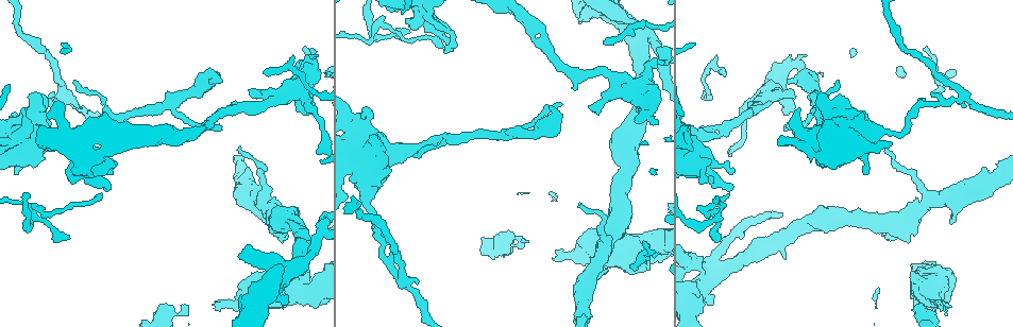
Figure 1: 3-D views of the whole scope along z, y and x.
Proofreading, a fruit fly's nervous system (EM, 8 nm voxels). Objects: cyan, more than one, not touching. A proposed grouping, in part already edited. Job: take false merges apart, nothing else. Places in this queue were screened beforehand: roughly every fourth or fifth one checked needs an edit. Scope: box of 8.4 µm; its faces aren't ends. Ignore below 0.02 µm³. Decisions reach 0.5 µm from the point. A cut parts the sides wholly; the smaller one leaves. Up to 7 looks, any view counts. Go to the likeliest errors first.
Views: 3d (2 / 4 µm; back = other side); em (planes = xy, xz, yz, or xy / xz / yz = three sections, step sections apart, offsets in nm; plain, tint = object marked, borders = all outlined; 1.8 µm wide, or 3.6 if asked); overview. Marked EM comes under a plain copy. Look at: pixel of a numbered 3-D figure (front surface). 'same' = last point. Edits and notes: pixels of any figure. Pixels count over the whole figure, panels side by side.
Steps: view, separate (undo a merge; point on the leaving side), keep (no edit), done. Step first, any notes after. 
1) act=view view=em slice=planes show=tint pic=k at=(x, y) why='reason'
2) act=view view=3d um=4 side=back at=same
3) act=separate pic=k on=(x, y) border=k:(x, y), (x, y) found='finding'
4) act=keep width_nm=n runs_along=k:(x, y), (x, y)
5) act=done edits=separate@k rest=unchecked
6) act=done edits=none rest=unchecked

act=view view=3d um=2 pic=1 at=(962, 94) why='abrupt turn'

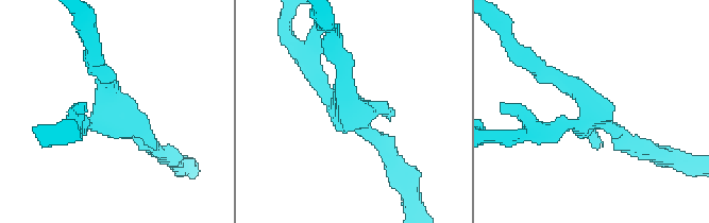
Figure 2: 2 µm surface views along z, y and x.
act=view view=em slice=xy step=16 show=tint pic=2 at=(345, 113) arms=3 why='now the EM'

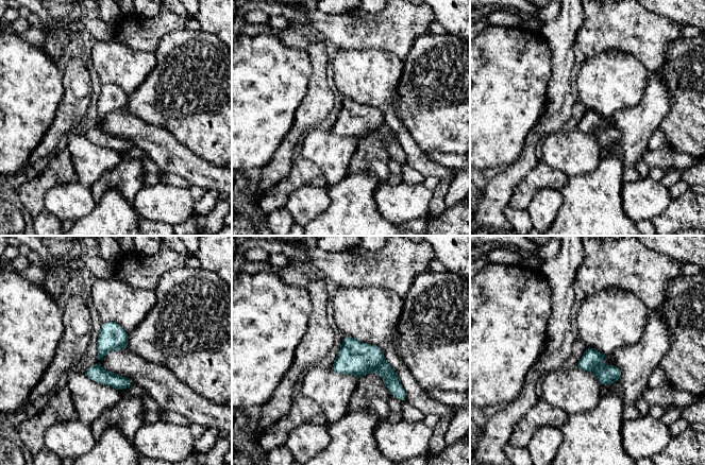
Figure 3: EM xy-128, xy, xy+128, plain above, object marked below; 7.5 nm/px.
act=separate pic=3 on=(356, 358) found='two cells meet here'

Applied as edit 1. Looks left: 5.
act=view view=overview why='see it whole again'

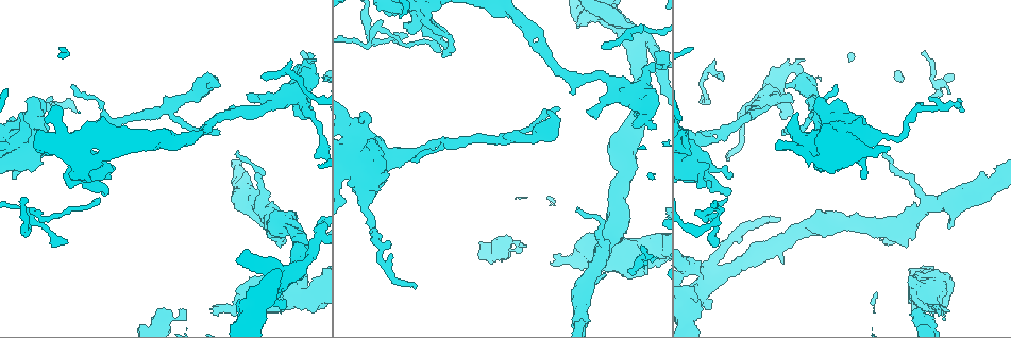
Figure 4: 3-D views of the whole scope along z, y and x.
act=view view=em slice=yz step=8 show=tint pic=4 at=(697, 283) why='sharp bend'

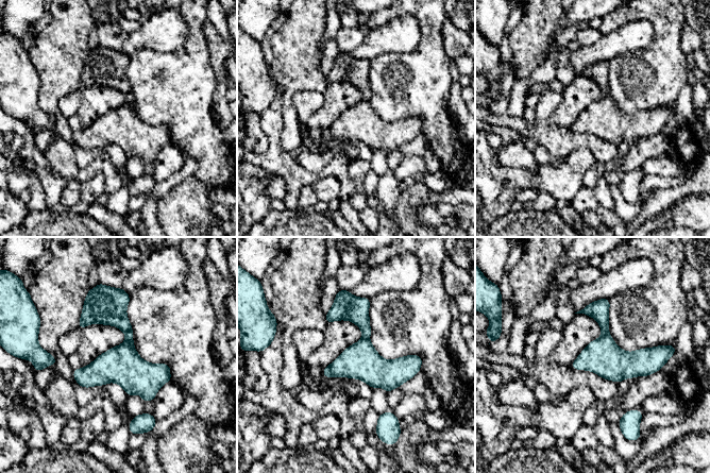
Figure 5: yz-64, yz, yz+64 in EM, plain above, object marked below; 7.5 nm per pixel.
act=separate pic=5 on=(598, 309) border=5:(608, 333), (602, 335) found='a second cell is stuck on'

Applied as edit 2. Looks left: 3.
act=view view=overview

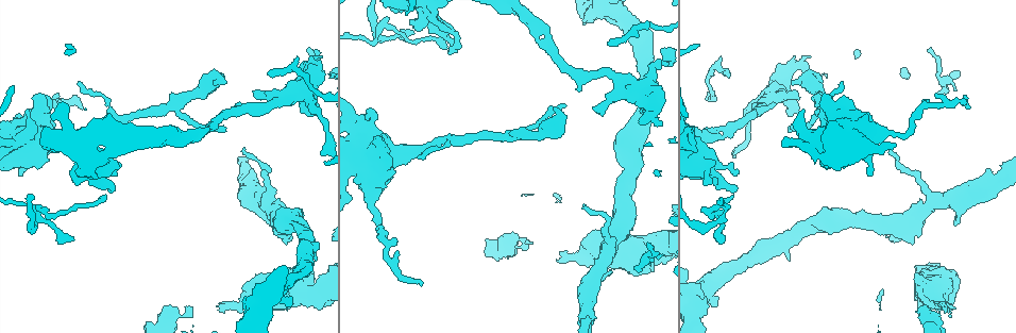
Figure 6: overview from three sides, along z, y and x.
act=view view=em slice=planes show=tint pic=6 at=(653, 66) why='thick turns thin'

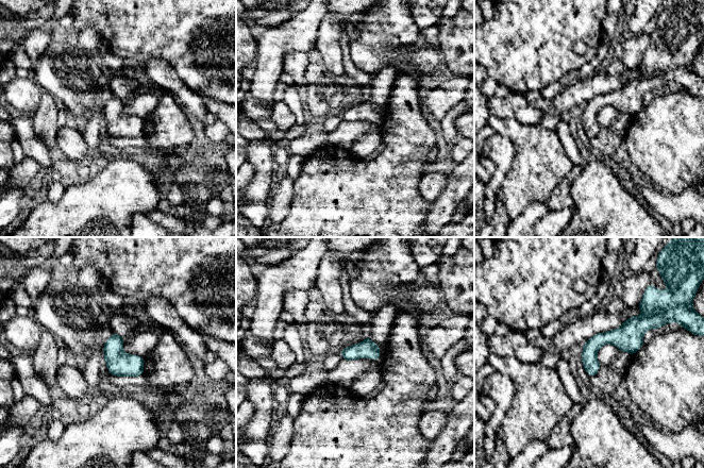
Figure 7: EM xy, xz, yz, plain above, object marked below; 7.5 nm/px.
act=keep runs_along=7:(648, 323), (602, 338), (589, 371) found='one cell here'

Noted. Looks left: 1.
act=done edits=separate@3,separate@5 rest=unchecked

